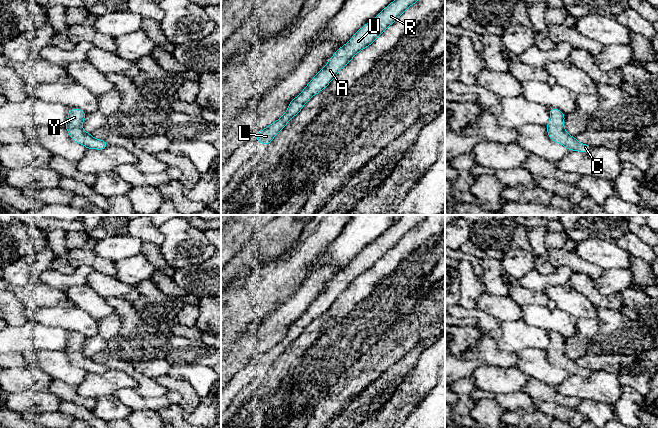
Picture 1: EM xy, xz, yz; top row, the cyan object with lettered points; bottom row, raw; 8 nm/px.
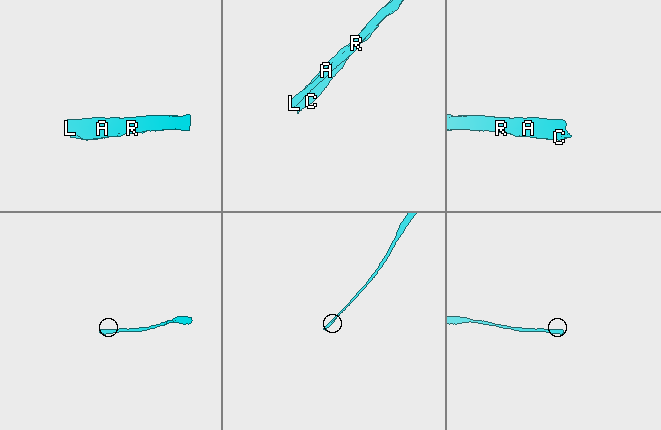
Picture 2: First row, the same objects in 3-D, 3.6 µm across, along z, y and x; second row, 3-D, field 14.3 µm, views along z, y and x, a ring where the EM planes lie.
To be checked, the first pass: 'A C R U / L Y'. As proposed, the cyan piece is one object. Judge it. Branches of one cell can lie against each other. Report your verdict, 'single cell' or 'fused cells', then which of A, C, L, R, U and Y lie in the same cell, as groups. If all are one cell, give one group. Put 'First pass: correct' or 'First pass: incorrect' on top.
First pass: incorrect
single cell | A C L R U Y

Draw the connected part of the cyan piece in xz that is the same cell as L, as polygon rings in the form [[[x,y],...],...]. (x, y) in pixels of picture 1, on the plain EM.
[[[402,215],[400,220],[386,230],[375,242],[361,251],[351,263],[338,272],[327,288],[312,302],[303,315],[290,325],[287,335],[278,344],[257,357],[256,365],[267,369],[295,341],[304,329],[325,313],[361,274],[370,270],[410,230],[417,227],[427,215]]]

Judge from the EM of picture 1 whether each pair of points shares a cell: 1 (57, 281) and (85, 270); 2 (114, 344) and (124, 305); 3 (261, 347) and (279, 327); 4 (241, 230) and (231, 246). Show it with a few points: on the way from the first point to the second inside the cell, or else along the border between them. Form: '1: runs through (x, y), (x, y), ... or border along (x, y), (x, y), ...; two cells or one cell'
1: runs through (64, 281), (78, 277); one cell
2: runs through (124, 336), (127, 333), (127, 315); one cell
3: runs through (265, 342), (274, 332); one cell
4: runs through (237, 234), (231, 242); one cell

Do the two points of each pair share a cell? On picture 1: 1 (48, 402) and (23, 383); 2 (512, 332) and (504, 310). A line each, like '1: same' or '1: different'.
1: different
2: different

